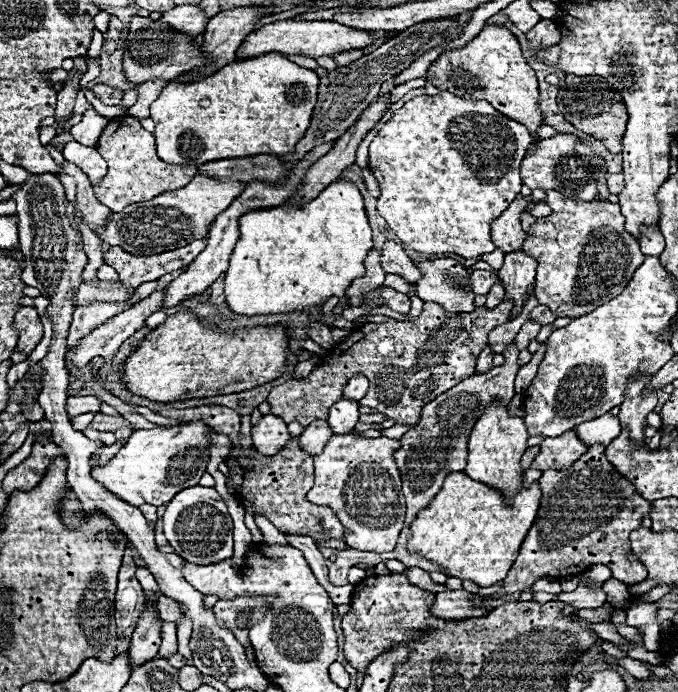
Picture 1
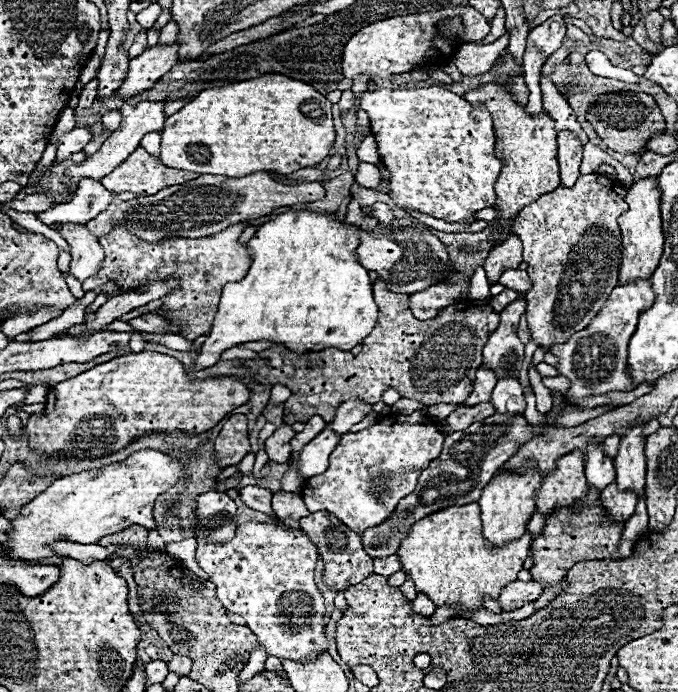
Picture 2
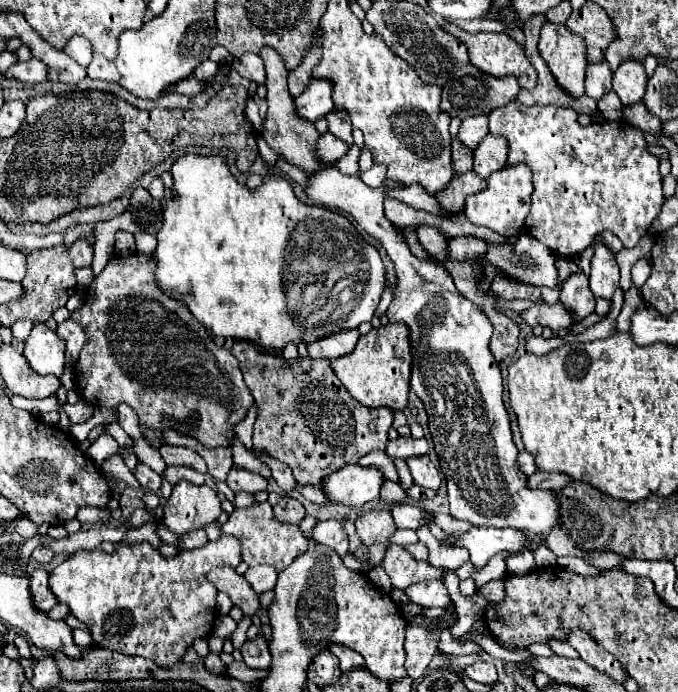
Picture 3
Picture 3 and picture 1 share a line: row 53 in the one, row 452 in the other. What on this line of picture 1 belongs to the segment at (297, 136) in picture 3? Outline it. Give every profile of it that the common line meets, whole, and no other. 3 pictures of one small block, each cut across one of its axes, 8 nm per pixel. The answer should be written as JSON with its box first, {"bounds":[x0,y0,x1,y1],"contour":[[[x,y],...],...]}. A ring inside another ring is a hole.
{"bounds":[252,414,290,454],"contour":[[[266,414],[252,426],[252,444],[260,454],[276,454],[290,440],[286,424],[280,416]]]}

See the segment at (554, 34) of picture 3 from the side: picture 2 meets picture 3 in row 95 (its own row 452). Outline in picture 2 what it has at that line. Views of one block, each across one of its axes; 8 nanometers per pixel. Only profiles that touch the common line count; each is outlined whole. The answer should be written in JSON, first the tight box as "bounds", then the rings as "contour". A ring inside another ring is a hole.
{"bounds":[536,450,588,516],"contour":[[[574,450],[564,458],[556,460],[556,470],[548,472],[536,494],[538,510],[548,516],[560,506],[570,506],[576,498],[584,498],[588,482],[584,476],[584,454]]]}

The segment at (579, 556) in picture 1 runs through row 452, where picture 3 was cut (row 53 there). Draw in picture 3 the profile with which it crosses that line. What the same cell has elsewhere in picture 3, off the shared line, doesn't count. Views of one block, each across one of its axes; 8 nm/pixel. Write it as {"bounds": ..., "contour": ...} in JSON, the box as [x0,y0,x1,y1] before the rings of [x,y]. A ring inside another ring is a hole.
{"bounds":[566,2,616,62],"contour":[[[586,2],[580,10],[572,10],[566,20],[566,28],[576,32],[586,40],[586,60],[602,62],[608,44],[616,38],[616,28],[610,16],[606,16],[604,8]]]}

